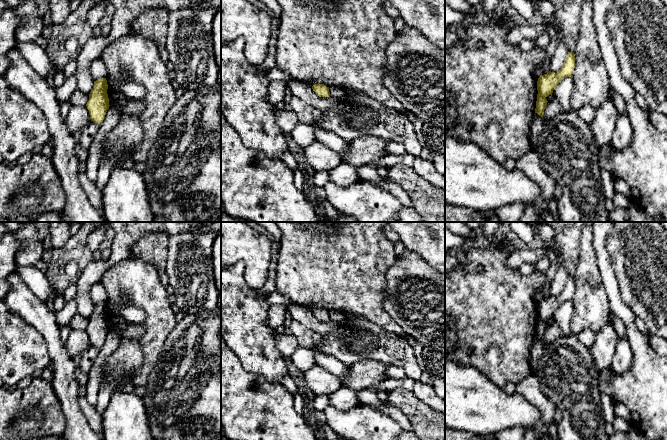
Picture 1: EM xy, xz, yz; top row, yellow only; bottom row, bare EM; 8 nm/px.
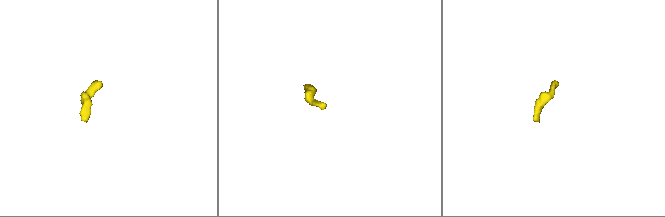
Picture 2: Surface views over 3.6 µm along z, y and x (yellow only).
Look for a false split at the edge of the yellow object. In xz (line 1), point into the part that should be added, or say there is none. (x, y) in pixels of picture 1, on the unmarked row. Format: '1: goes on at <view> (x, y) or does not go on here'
1: does not go on here

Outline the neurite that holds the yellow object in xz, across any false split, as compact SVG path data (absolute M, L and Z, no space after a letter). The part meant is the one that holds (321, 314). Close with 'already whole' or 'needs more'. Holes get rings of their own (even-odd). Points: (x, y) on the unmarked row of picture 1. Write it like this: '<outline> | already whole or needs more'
M314 308L312 313L320 321L330 321L329 311L324 308Z | already whole

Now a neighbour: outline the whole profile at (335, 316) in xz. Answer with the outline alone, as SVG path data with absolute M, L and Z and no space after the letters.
M330 310L329 316L330 316L330 321L341 323L342 321L344 321L346 313Z

